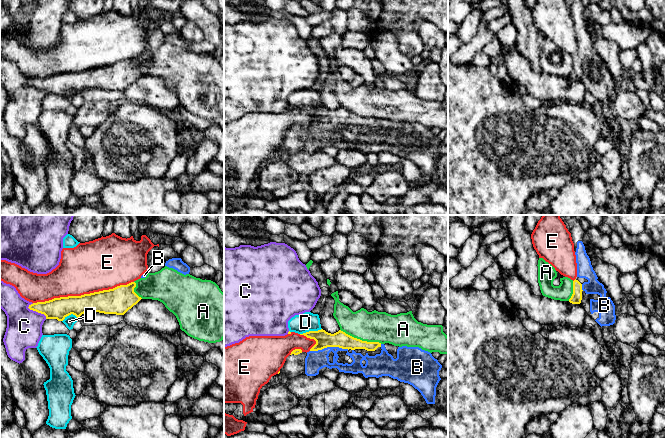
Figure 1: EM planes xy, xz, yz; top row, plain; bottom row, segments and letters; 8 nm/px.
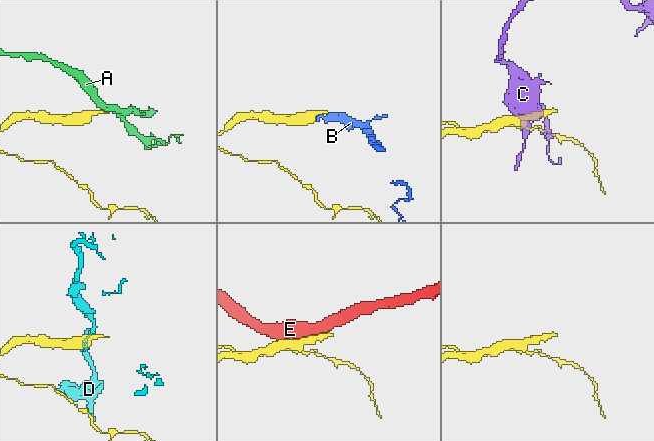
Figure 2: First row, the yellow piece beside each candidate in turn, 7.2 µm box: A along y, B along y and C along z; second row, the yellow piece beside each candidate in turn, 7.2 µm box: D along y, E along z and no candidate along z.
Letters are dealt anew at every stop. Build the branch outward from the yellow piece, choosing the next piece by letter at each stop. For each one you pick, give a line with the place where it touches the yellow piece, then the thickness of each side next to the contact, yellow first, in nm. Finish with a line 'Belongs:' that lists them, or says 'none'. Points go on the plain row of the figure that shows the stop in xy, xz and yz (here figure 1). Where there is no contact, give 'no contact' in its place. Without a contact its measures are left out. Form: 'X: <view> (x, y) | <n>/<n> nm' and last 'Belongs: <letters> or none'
B: xz (329, 122) | 130/160 nm
Belongs: B

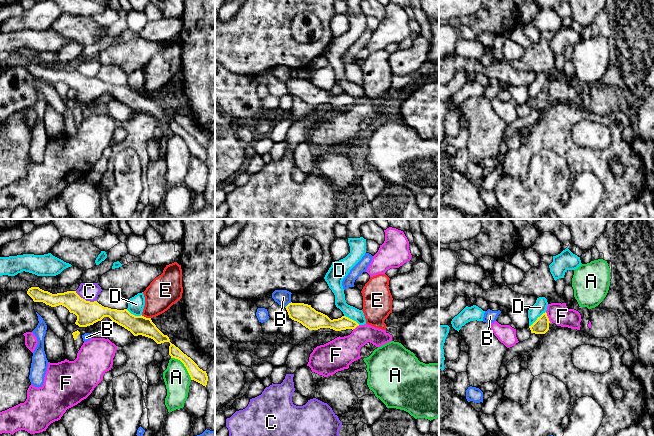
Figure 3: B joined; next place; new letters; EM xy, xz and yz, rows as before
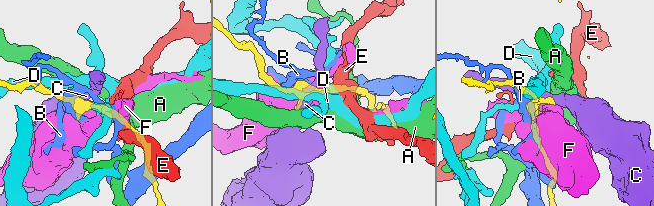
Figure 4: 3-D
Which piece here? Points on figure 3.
Belongs: none

